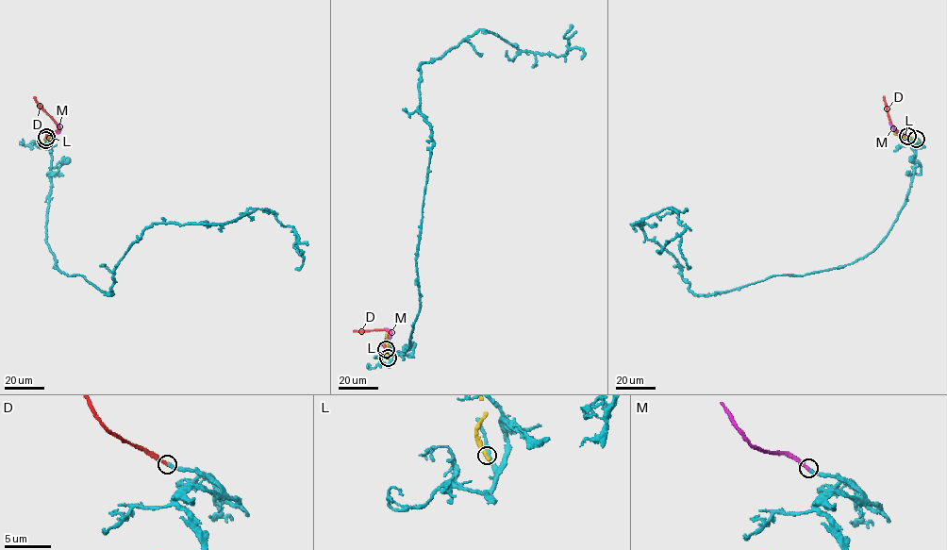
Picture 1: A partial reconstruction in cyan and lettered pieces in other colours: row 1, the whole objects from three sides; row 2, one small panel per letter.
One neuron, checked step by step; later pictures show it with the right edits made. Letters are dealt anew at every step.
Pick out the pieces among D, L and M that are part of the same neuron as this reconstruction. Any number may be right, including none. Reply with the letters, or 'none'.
M

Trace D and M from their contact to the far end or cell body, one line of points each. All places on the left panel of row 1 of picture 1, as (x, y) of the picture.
D: (46, 138), (57, 130), (57, 126), (34, 97)
M: (46, 137), (59, 130), (58, 123)

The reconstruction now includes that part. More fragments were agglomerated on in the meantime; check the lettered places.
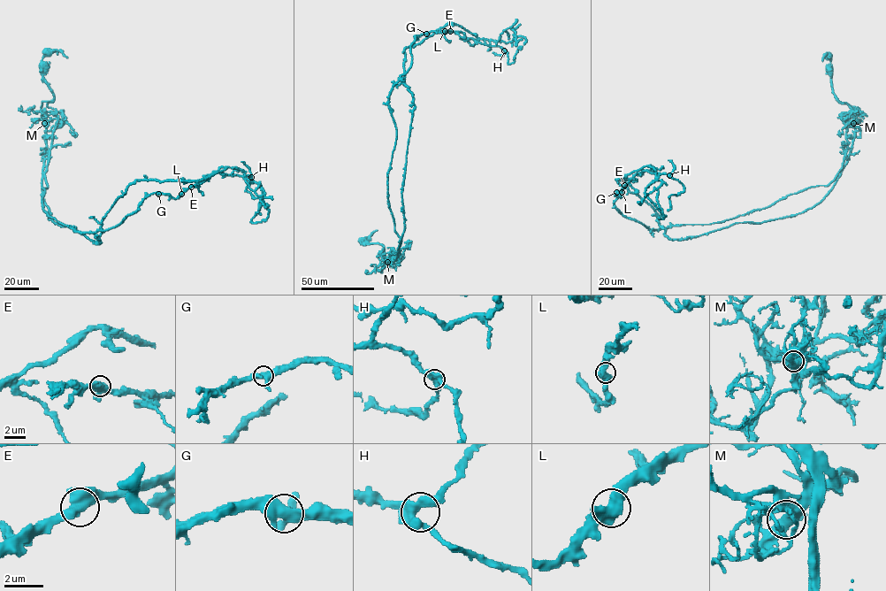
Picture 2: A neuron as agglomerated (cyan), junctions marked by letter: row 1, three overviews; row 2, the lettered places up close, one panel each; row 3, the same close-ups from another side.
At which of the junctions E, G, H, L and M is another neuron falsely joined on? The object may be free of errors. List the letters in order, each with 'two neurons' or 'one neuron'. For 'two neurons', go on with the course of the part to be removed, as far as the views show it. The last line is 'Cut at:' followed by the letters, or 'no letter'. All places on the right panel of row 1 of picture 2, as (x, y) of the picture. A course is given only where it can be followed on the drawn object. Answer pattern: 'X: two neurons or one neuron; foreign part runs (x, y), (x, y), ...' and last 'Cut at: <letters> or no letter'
E: one neuron
G: one neuron
H: one neuron
L: one neuron
M: two neurons; foreign part runs (853, 123), (843, 120), (829, 183), (723, 221), (649, 229), (615, 192), (660, 173), (645, 192), (659, 218)
Cut at: M

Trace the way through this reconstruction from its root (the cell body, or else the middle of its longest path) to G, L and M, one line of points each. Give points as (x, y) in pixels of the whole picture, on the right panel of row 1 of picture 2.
G: (828, 56), (851, 109), (828, 185), (659, 229), (622, 215), (616, 192)
L: (828, 56), (851, 109), (828, 185), (659, 229), (619, 212), (622, 192)
M: (828, 56), (834, 95), (840, 103), (851, 109), (848, 112), (856, 116), (853, 123)

